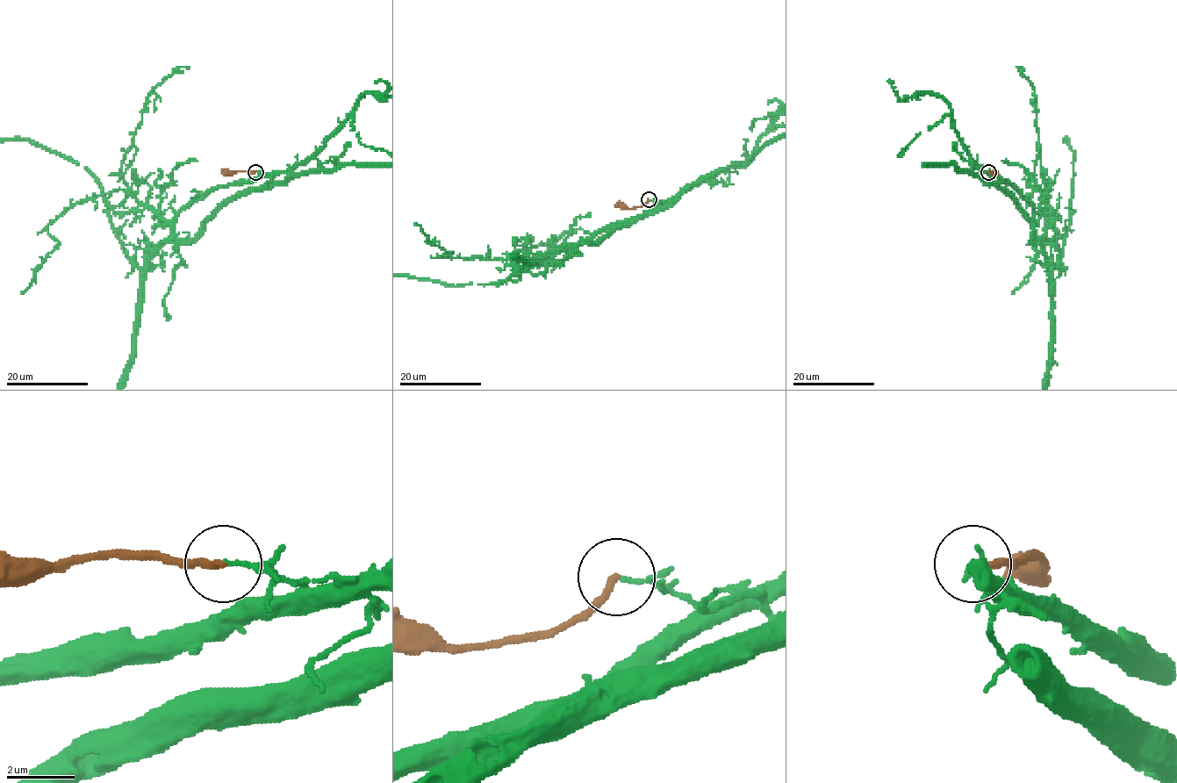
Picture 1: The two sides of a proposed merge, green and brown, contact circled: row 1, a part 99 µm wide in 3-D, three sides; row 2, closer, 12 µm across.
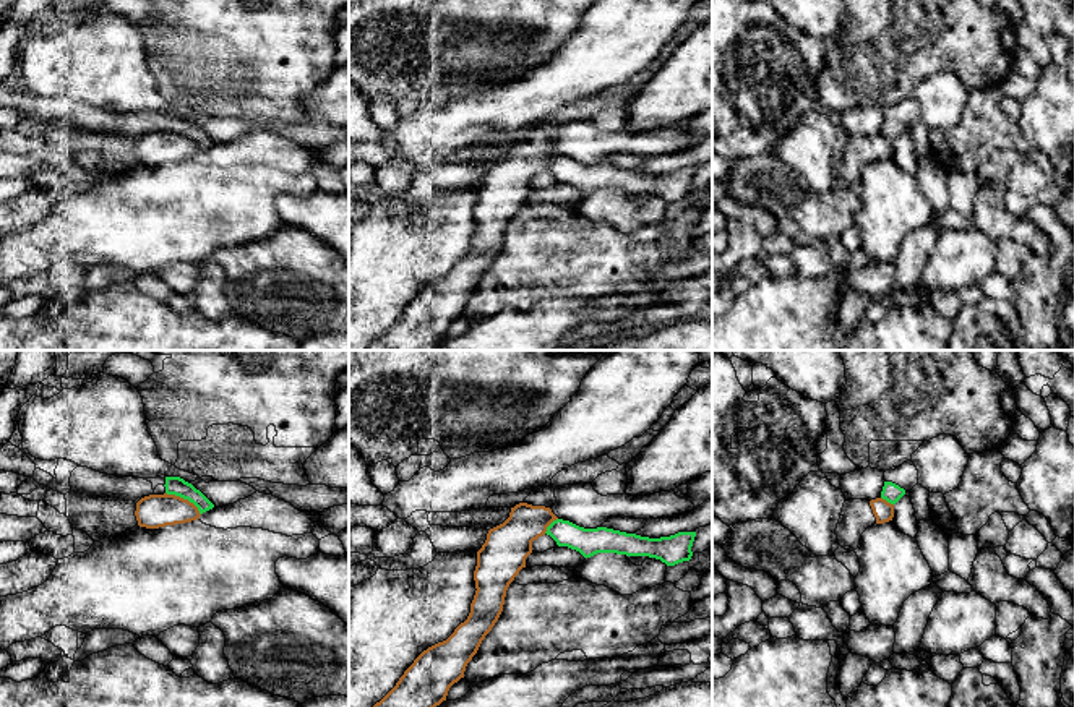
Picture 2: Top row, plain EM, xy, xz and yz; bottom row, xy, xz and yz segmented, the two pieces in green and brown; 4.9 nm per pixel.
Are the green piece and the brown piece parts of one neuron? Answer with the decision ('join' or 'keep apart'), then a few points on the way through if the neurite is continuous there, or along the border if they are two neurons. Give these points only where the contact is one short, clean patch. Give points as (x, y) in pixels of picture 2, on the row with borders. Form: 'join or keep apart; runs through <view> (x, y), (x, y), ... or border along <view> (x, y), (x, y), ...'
keep apart; border along xy (166, 492), (187, 498), (200, 514)

